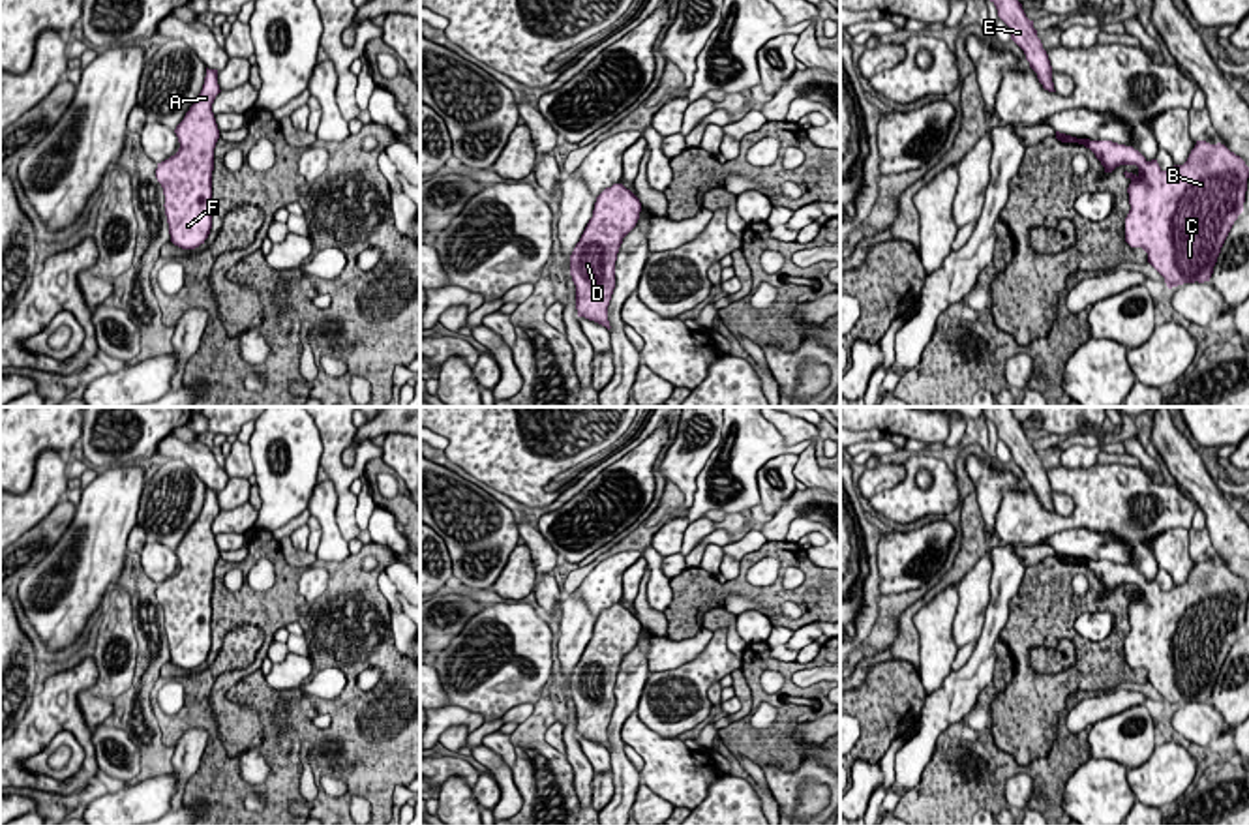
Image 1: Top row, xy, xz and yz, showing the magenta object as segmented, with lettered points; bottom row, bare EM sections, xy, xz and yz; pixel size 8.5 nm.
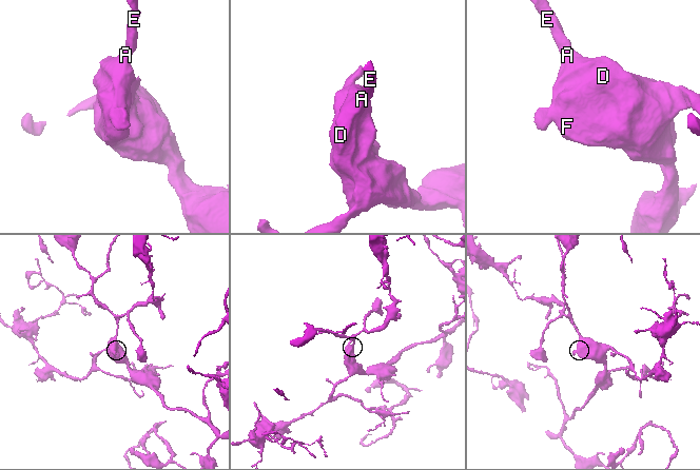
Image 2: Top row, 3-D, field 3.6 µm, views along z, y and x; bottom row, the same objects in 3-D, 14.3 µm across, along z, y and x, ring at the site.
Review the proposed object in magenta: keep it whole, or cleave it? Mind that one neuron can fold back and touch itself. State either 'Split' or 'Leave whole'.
Leave whole

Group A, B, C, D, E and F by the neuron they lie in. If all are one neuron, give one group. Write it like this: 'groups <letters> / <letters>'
groups A B C D E F

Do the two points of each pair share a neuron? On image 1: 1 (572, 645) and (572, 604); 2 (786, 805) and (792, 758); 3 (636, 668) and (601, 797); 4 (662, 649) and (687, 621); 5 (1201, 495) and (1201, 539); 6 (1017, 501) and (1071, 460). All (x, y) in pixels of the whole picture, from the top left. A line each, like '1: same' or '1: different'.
1: same
2: different
3: different
4: different
5: different
6: different

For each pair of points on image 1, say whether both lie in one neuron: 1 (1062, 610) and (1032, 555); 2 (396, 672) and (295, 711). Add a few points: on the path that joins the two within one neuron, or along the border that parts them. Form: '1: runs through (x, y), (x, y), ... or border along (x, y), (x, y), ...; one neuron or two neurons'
1: border along (1054, 555), (1047, 555), (1026, 569); two neurons
2: runs through (376, 698), (366, 707), (321, 707); one neuron

